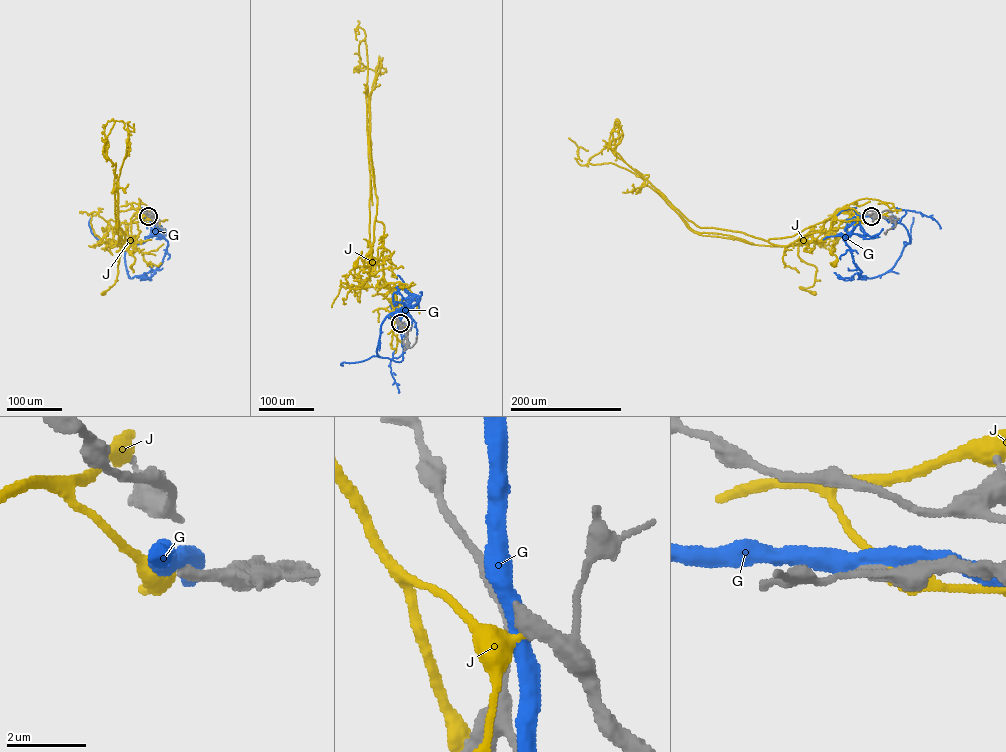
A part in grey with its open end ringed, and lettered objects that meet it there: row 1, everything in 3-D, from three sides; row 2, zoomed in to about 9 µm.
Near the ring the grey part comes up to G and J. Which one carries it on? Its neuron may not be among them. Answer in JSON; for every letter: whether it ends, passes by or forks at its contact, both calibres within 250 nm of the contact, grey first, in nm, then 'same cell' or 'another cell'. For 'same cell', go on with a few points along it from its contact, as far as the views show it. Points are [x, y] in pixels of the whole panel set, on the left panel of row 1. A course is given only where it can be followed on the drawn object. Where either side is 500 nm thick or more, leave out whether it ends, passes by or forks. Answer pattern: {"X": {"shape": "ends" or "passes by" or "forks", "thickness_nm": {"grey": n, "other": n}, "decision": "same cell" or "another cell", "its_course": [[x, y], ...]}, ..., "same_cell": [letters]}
{"G": {"shape": "passes by", "thickness_nm": {"grey": 400, "other": 420}, "decision": "another cell"}, "J": {"shape": "ends", "thickness_nm": {"grey": 340, "other": 360}, "decision": "another cell"}, "same_cell": []}

